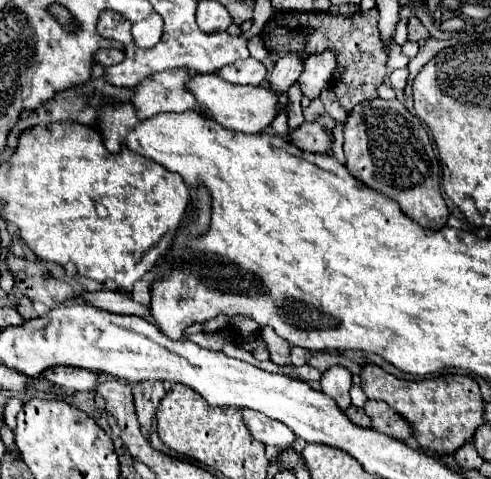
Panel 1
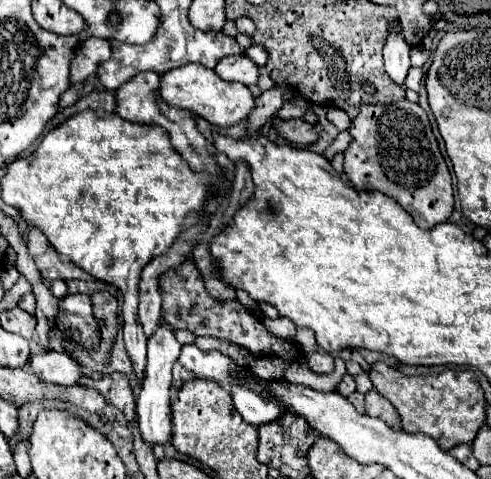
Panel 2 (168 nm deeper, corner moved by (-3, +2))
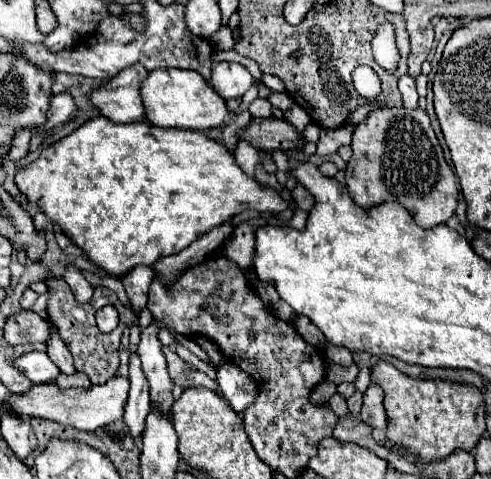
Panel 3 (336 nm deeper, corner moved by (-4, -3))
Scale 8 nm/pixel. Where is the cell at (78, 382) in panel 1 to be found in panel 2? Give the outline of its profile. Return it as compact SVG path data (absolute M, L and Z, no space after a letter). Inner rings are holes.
M55 350L31 354L29 364L31 364L35 376L39 376L45 382L61 384L61 386L77 384L79 376L83 374L83 368L77 360L71 360L69 354L55 352Z

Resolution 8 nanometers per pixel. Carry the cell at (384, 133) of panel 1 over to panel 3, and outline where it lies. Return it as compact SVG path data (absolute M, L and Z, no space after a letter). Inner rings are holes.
M376 109L352 133L352 157L346 165L346 187L356 205L370 209L384 201L402 203L422 229L446 223L458 205L454 173L430 127L426 111Z

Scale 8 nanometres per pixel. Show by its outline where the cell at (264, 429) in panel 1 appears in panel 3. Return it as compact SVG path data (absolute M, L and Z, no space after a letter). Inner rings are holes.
M226 361L224 365L220 365L216 381L220 385L224 399L232 405L232 409L238 415L242 415L244 409L248 409L248 405L256 401L256 393L258 393L256 381L248 373L244 373L236 363Z

